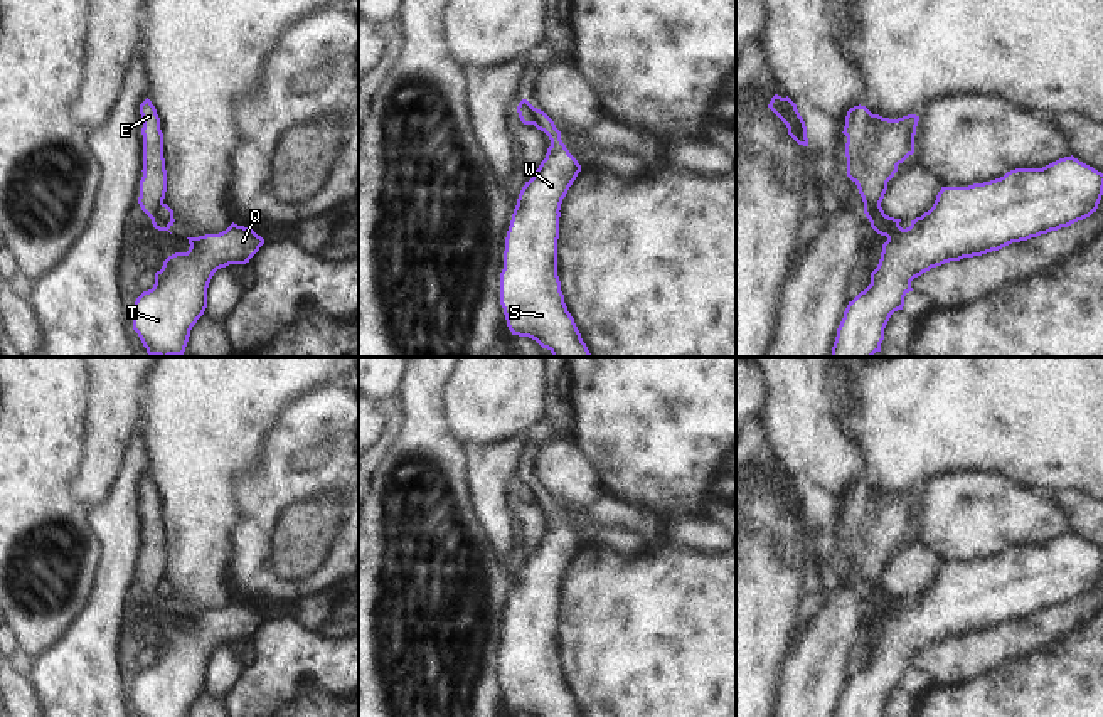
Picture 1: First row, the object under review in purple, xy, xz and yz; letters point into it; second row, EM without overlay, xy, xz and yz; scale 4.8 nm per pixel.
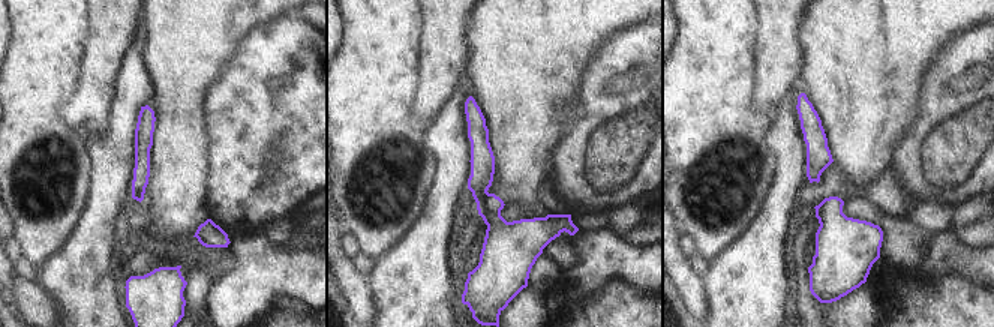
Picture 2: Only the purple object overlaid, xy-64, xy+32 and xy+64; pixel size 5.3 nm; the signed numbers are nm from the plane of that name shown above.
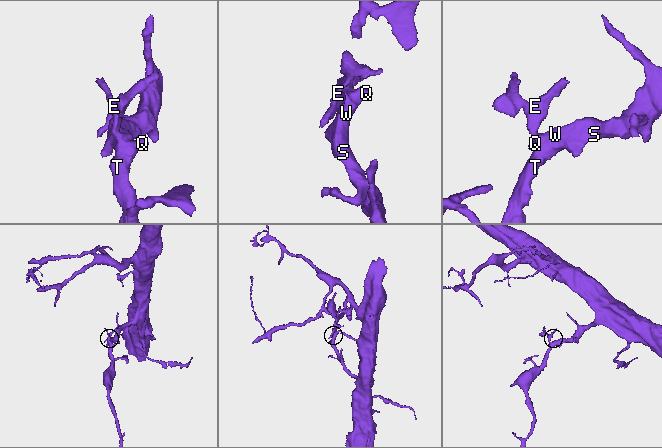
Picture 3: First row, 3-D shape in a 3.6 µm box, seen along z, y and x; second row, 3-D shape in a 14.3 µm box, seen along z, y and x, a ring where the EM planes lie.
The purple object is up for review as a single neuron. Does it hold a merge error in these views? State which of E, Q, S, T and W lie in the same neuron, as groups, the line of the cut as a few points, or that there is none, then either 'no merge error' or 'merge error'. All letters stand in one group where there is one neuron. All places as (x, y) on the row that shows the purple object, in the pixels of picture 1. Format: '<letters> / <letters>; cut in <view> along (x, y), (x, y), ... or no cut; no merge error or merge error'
E / Q S T W; cut in xy along (162, 202), (150, 217); merge error

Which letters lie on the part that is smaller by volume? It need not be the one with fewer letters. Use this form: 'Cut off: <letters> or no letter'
Cut off: E

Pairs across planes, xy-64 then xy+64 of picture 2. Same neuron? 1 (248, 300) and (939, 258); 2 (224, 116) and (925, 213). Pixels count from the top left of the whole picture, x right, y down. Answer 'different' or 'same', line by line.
1: same
2: different

